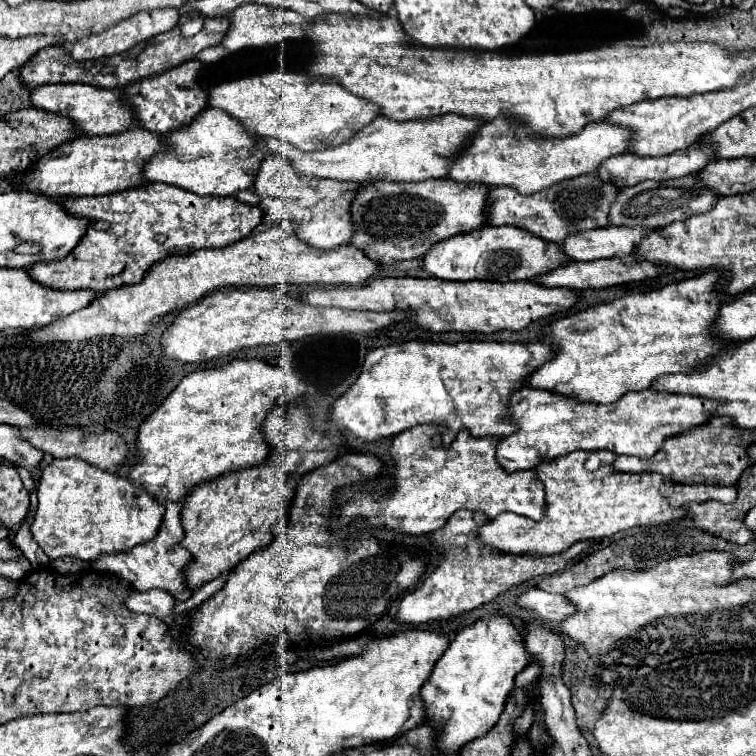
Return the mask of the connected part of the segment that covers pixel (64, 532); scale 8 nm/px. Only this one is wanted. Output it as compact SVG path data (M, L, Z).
M78 457L68 459L54 459L44 471L38 481L38 507L34 511L34 523L30 531L34 541L42 547L42 551L50 557L80 557L84 561L92 561L102 553L116 553L128 551L134 545L150 541L162 521L164 507L156 503L142 487L128 481L126 477L118 477L114 473L102 471Z

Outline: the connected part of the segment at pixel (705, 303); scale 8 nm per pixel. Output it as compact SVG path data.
M704 273L680 283L670 283L646 293L630 293L610 303L598 303L584 311L570 313L544 325L542 337L554 351L554 357L544 367L532 371L526 385L534 389L546 389L564 397L578 399L582 403L614 403L628 391L644 391L650 383L668 373L690 373L696 365L702 365L712 353L718 353L726 345L710 337L710 325L718 317L720 299L716 293L718 273Z

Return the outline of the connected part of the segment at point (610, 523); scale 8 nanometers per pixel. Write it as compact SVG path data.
M608 451L596 453L600 457L598 471L586 471L586 457L590 453L568 453L556 461L542 461L534 467L536 479L542 481L546 491L546 511L542 521L532 521L528 517L502 513L500 517L488 521L480 527L478 537L490 549L512 553L512 555L554 555L570 545L584 539L604 539L618 531L632 529L638 525L660 525L684 509L686 503L722 501L732 503L736 499L736 487L720 485L692 485L682 487L672 483L658 473L618 473L612 469L616 455Z

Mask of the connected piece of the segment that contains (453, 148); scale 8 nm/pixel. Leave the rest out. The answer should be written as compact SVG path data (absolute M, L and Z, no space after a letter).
M456 113L440 115L428 121L404 121L396 123L378 115L364 129L360 129L348 141L322 149L302 151L280 139L258 139L256 147L264 149L264 155L286 155L300 175L312 175L334 181L424 181L446 175L452 157L468 143L478 131L480 121L474 117L462 117Z

